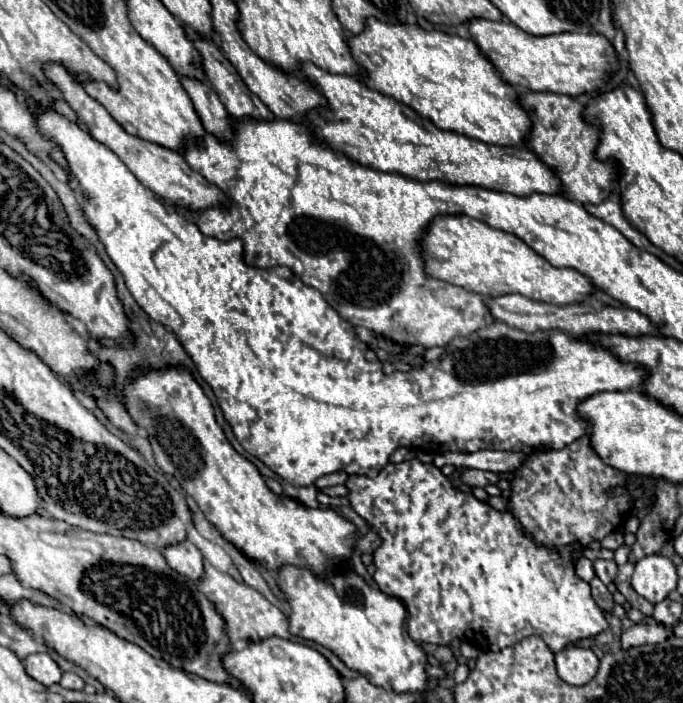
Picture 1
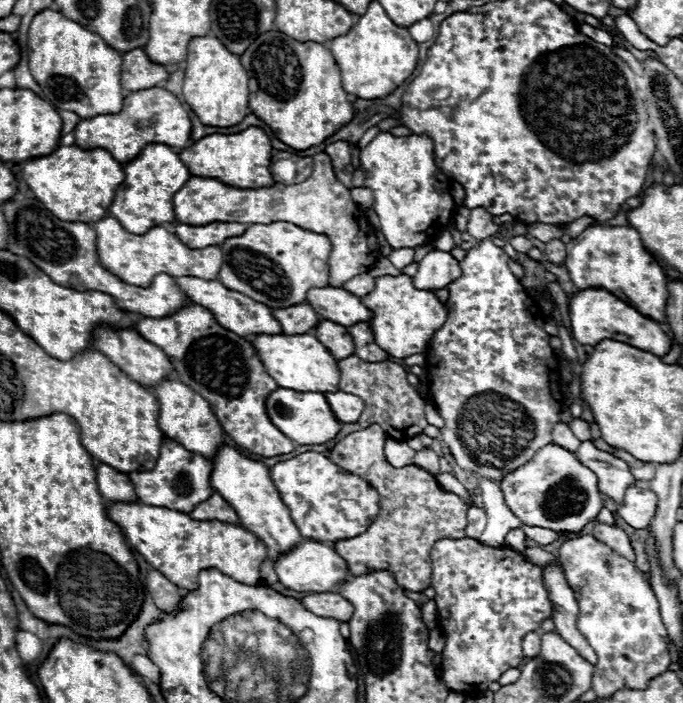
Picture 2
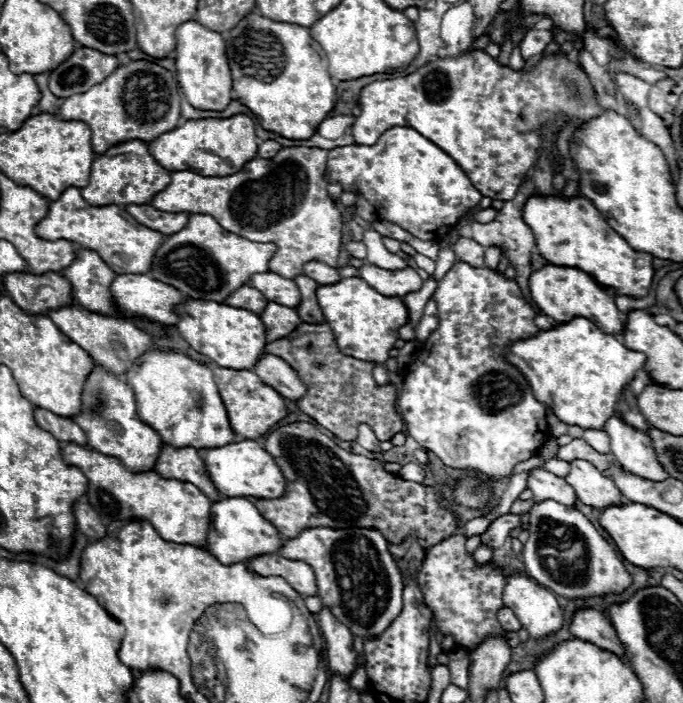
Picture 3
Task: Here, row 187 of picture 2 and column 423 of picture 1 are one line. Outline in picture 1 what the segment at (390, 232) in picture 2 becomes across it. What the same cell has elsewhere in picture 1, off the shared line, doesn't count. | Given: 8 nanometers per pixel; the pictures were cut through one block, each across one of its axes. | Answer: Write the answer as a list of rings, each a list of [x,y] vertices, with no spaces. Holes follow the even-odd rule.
[[[52,108],[52,112],[44,112],[44,116],[40,116],[40,132],[44,132],[44,136],[48,136],[48,140],[52,140],[52,144],[56,144],[64,152],[64,158],[66,158],[66,164],[68,164],[70,182],[72,182],[72,186],[78,192],[82,214],[88,220],[88,224],[96,230],[98,240],[104,244],[110,260],[122,272],[122,276],[126,280],[126,286],[128,286],[130,294],[134,296],[134,300],[138,302],[138,306],[152,320],[156,320],[160,324],[166,324],[166,326],[170,326],[174,330],[174,334],[178,336],[178,340],[182,342],[182,346],[186,348],[190,358],[194,360],[200,376],[214,390],[214,396],[218,398],[218,404],[220,404],[220,408],[224,412],[224,418],[232,426],[232,432],[236,434],[238,442],[250,454],[258,456],[272,472],[276,472],[280,478],[288,480],[296,488],[310,486],[320,476],[332,474],[336,470],[344,470],[346,474],[364,474],[364,476],[374,478],[390,462],[392,452],[396,448],[400,448],[400,446],[406,446],[406,448],[412,448],[412,450],[424,450],[424,452],[430,452],[430,454],[478,452],[482,448],[490,448],[490,450],[520,450],[524,454],[546,452],[546,450],[560,450],[560,448],[572,444],[574,440],[578,440],[582,434],[586,434],[586,424],[576,414],[576,404],[580,400],[584,400],[584,398],[588,398],[592,394],[598,394],[598,392],[606,392],[606,390],[638,388],[642,384],[644,376],[646,376],[646,372],[640,366],[620,362],[606,348],[600,348],[600,346],[596,346],[592,342],[578,342],[578,338],[568,336],[568,334],[564,334],[560,330],[538,330],[538,332],[528,334],[528,332],[522,332],[518,328],[510,328],[504,322],[494,322],[490,326],[484,326],[484,328],[476,330],[472,336],[468,336],[468,350],[456,348],[456,354],[444,352],[440,364],[426,362],[418,370],[394,372],[394,374],[386,376],[382,372],[382,362],[368,362],[364,358],[364,352],[368,350],[368,346],[356,334],[354,324],[344,320],[320,296],[320,292],[316,292],[310,286],[304,286],[302,280],[290,268],[274,266],[274,268],[258,270],[258,268],[246,266],[244,258],[242,258],[242,240],[240,238],[232,238],[228,242],[222,242],[218,238],[204,236],[198,230],[196,224],[192,224],[186,218],[178,216],[176,210],[170,204],[164,206],[162,198],[156,196],[156,192],[152,192],[150,188],[140,184],[136,180],[136,176],[126,168],[126,164],[110,148],[106,148],[98,140],[94,140],[76,122],[70,122],[62,114],[58,114],[54,108]]]

